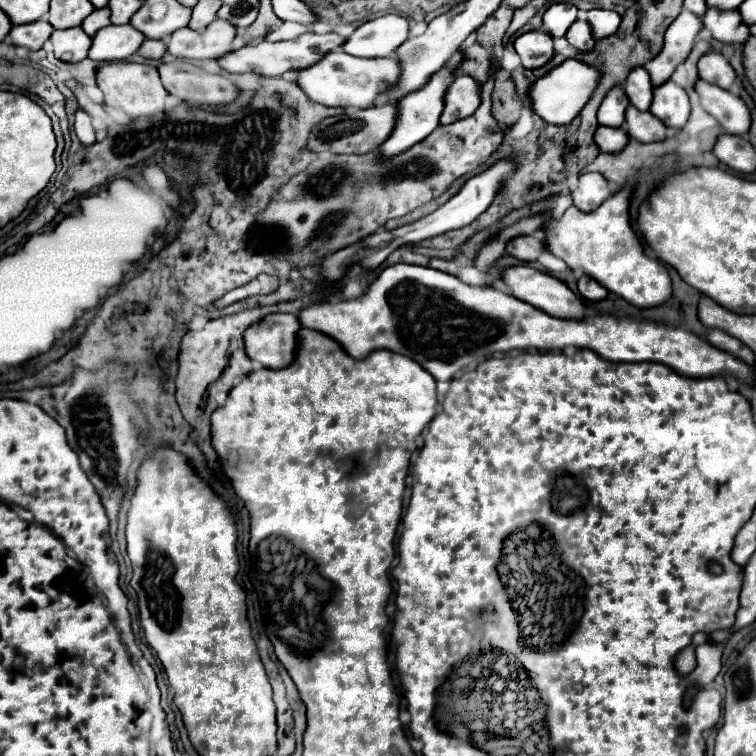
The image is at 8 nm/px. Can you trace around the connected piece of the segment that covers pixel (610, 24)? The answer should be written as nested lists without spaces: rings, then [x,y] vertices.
[[[589,10],[587,12],[587,22],[593,28],[595,38],[607,38],[619,30],[621,16],[613,10]]]

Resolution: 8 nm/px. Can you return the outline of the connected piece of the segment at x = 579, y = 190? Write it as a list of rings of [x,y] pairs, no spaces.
[[[589,172],[579,176],[577,188],[573,190],[573,204],[581,212],[591,212],[599,208],[599,204],[603,204],[603,200],[607,200],[609,196],[611,196],[611,188],[605,176],[599,172]]]

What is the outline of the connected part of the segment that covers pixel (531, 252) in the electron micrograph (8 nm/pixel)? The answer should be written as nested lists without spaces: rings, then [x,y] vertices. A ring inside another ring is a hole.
[[[519,236],[513,242],[509,242],[509,254],[517,256],[519,260],[531,262],[537,260],[545,252],[545,242],[535,236]]]

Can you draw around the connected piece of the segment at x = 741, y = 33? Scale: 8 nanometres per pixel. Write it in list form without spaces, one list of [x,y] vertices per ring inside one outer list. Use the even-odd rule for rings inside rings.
[[[709,8],[703,16],[703,26],[711,34],[713,40],[723,44],[741,46],[749,38],[749,26],[741,22],[741,16],[737,10],[733,12],[719,12],[715,8]]]

